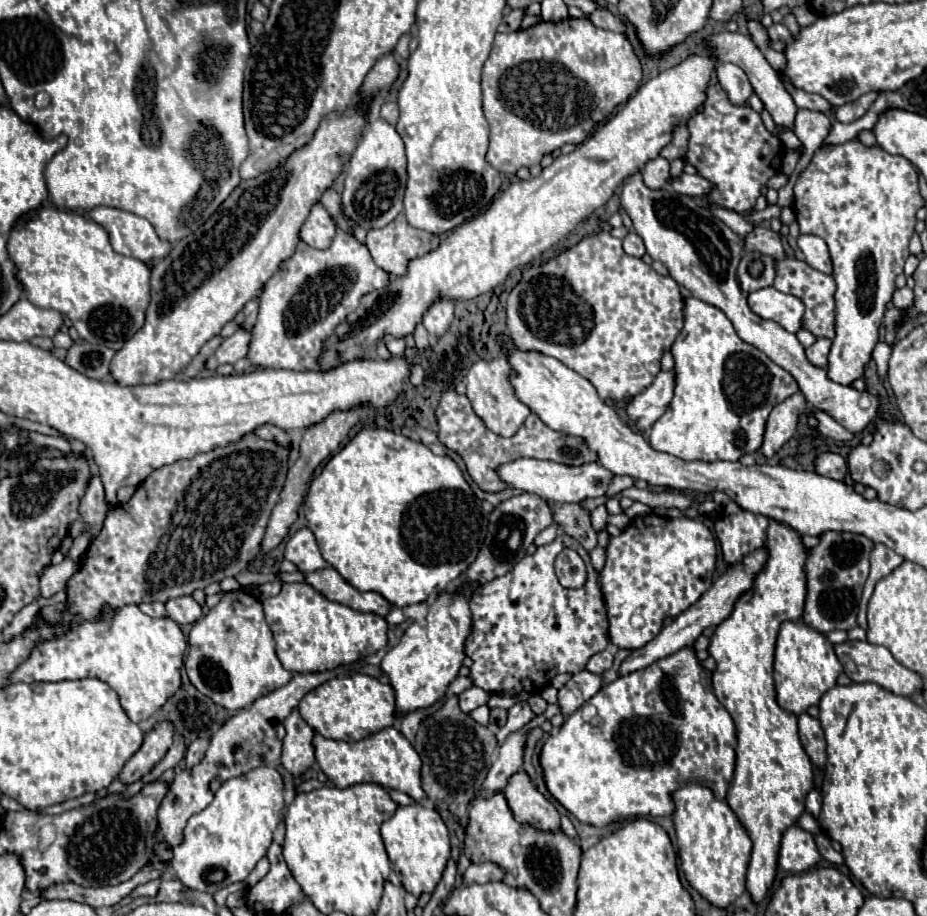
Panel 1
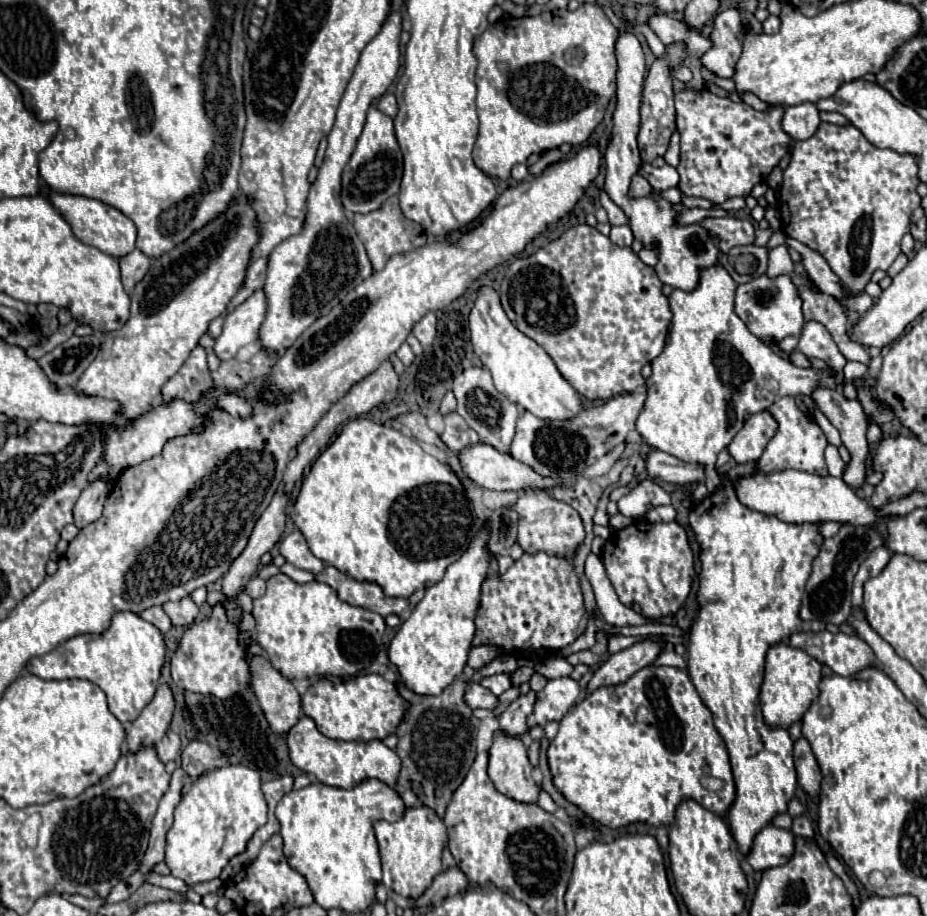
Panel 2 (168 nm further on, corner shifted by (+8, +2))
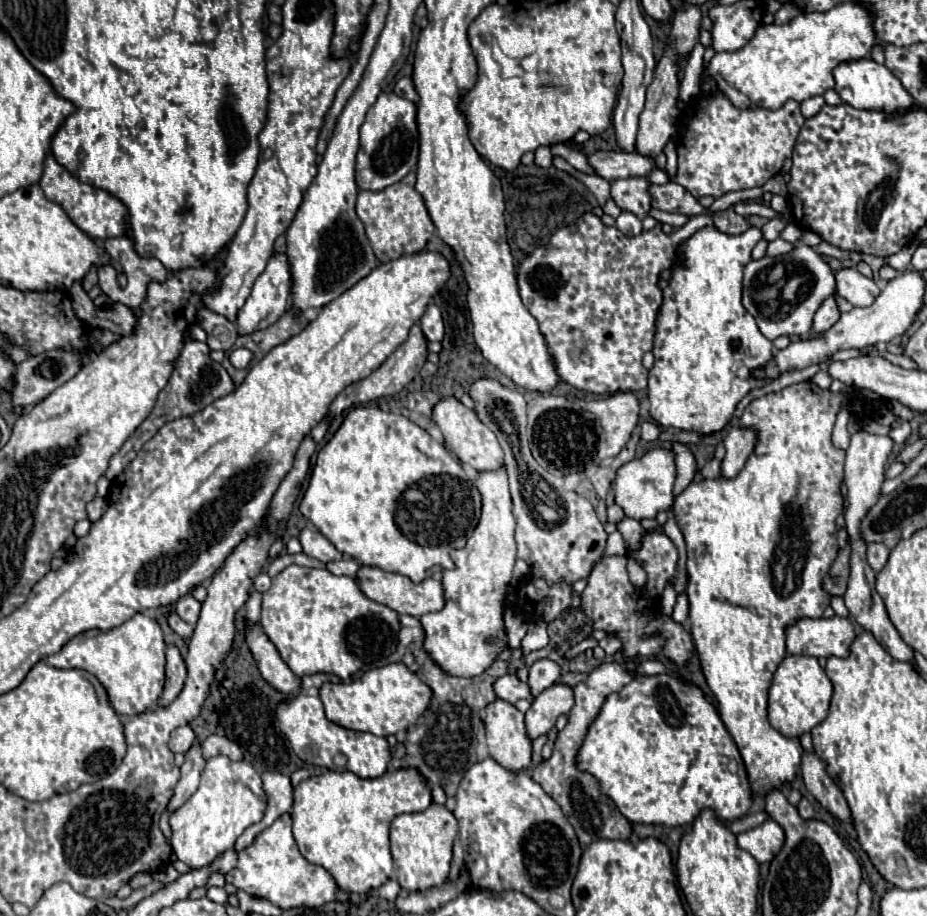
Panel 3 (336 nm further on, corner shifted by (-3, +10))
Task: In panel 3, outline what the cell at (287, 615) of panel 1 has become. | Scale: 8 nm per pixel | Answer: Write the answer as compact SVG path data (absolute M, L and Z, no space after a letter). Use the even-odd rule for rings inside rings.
M289 565L275 579L269 591L263 593L261 627L265 635L277 647L281 659L289 665L293 675L313 675L313 673L333 673L343 681L349 679L359 669L387 659L397 649L397 635L401 623L397 613L387 605L371 601L351 577L337 577L327 569L307 569L299 565Z

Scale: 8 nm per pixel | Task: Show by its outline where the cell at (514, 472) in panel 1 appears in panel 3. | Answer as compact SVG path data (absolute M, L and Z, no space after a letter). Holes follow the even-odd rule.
M449 395L449 397L443 397L441 401L437 401L433 407L433 419L435 419L437 427L441 429L445 443L451 445L453 453L457 455L457 459L461 463L469 463L477 471L495 471L503 465L503 451L499 447L495 433L485 423L481 423L477 413L473 409L465 407L457 397Z

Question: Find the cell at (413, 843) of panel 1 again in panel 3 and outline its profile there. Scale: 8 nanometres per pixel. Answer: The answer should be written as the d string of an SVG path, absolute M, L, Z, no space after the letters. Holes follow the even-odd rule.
M431 803L421 813L397 815L391 823L391 855L394 863L394 877L407 891L427 891L447 881L452 847L459 825L445 805Z

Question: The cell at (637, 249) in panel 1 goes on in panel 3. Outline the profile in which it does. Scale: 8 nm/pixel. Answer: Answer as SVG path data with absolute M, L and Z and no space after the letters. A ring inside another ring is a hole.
M623 211L623 213L615 219L615 227L617 227L623 235L629 235L629 237L635 237L635 235L639 235L639 233L643 231L641 219L635 217L635 215L629 213L629 211Z

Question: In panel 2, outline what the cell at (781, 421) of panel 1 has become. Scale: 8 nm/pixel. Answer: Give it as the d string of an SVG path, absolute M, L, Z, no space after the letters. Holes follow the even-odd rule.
M760 411L756 415L750 415L742 431L728 445L730 455L738 463L758 461L772 435L776 435L776 427L778 423L770 411Z

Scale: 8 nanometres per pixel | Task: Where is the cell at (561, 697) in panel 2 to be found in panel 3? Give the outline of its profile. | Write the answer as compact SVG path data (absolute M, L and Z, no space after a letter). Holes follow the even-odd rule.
M553 685L547 691L539 693L531 709L525 713L525 727L527 727L527 737L533 741L541 735L547 735L553 727L555 721L561 713L569 713L573 707L573 689L567 685Z

